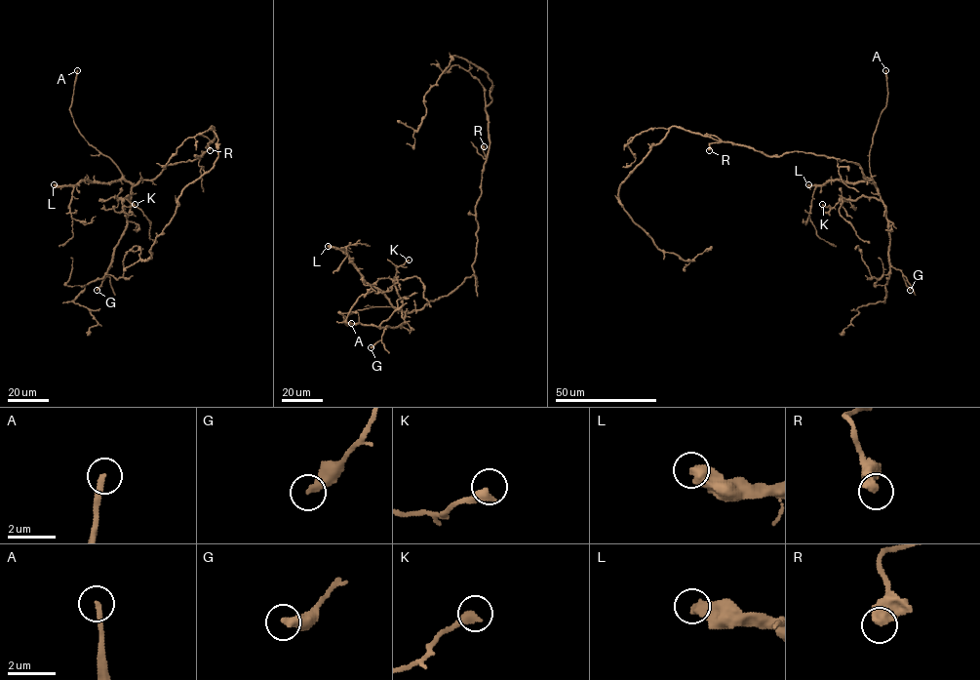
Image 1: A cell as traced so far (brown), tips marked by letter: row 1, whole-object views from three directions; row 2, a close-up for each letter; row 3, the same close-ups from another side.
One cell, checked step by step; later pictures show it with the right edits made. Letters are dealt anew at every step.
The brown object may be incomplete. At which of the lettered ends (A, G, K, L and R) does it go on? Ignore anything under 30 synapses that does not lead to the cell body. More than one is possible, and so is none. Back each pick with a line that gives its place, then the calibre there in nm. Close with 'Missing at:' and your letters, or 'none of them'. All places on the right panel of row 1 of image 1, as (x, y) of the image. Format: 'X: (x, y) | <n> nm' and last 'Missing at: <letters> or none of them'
A: (885, 70) | 220 nm
L: (808, 184) | 500 nm
Missing at: A, L

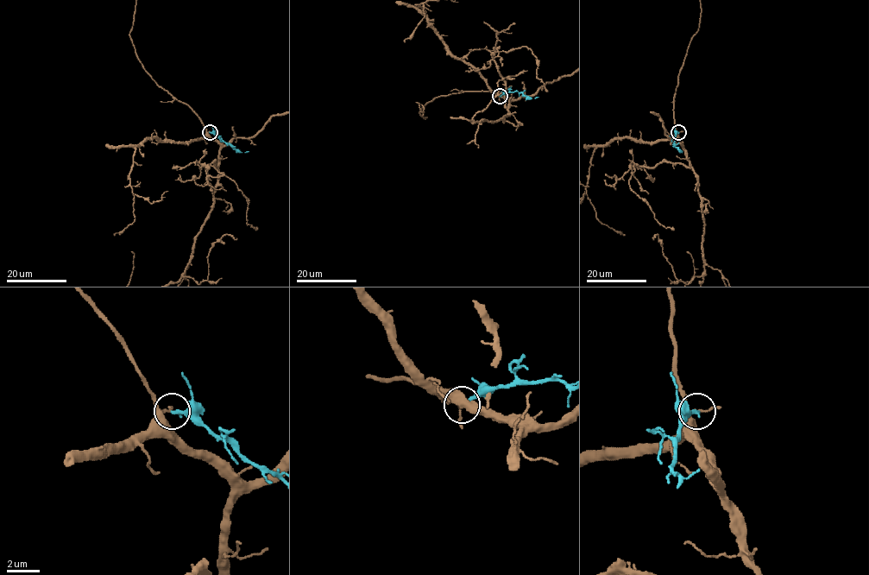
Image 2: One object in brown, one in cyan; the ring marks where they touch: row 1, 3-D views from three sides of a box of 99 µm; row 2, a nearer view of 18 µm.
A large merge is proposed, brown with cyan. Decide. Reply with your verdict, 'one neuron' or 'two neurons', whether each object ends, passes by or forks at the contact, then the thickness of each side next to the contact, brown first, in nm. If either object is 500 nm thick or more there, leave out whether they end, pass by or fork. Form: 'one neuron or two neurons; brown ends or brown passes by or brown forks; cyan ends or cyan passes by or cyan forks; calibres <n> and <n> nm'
two neurons; brown forks; cyan ends; calibres 130 and 240 nm

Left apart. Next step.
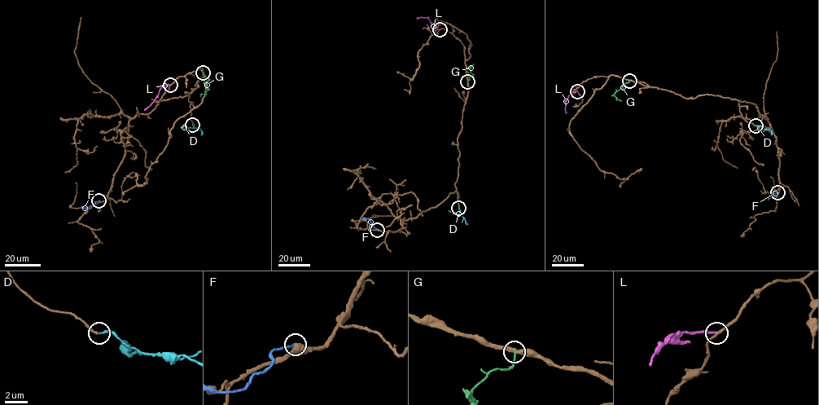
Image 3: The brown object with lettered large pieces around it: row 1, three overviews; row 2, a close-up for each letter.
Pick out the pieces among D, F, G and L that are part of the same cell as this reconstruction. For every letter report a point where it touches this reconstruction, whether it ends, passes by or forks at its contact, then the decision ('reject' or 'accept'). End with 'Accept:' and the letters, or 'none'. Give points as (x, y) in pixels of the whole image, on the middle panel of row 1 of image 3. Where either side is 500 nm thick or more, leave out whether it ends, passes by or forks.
D: (458, 208) | it ends | accept
F: (377, 230) | it ends | reject
G: (467, 81) | it ends | reject
L: (440, 29) | it ends | reject
Accept: D

